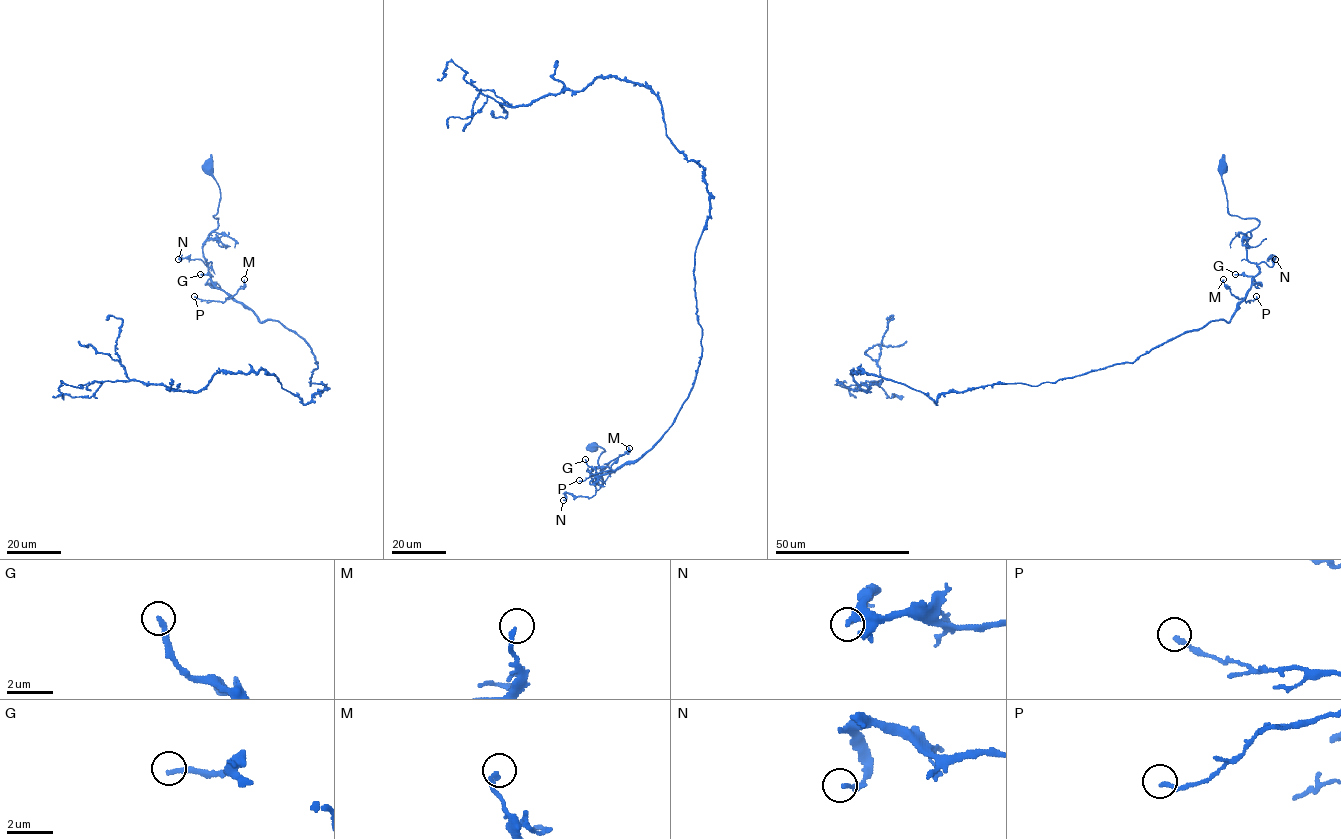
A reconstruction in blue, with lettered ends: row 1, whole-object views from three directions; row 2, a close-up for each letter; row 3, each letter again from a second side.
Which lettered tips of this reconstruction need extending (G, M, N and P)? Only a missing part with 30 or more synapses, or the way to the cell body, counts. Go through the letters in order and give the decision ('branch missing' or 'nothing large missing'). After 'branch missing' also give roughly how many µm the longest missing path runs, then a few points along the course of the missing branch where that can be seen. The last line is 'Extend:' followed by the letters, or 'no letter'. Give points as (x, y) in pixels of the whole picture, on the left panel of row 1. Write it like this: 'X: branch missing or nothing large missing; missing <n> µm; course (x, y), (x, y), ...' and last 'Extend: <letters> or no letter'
G: nothing large missing
M: nothing large missing
N: nothing large missing
P: nothing large missing
Extend: no letter

